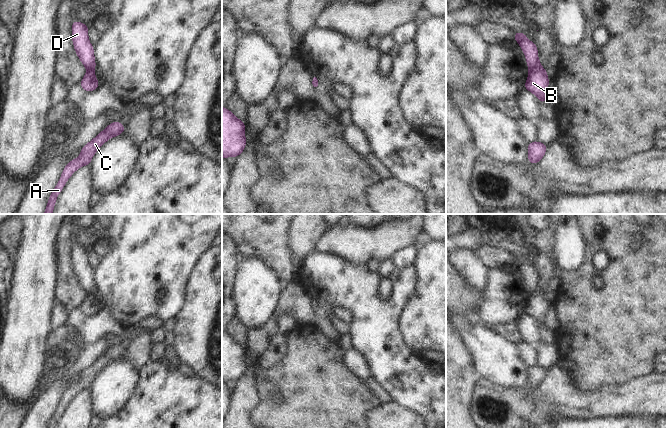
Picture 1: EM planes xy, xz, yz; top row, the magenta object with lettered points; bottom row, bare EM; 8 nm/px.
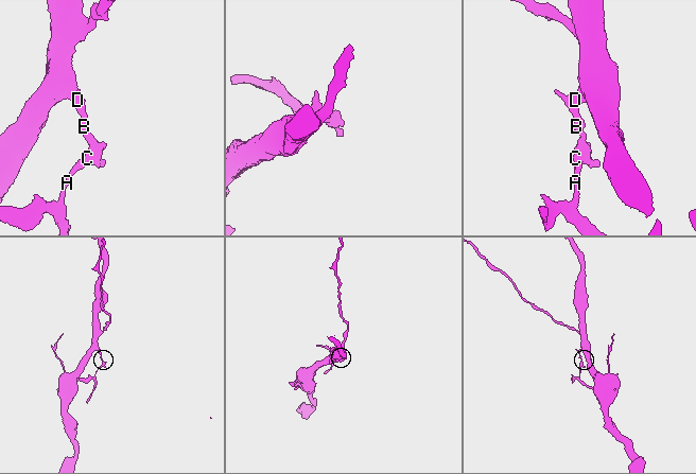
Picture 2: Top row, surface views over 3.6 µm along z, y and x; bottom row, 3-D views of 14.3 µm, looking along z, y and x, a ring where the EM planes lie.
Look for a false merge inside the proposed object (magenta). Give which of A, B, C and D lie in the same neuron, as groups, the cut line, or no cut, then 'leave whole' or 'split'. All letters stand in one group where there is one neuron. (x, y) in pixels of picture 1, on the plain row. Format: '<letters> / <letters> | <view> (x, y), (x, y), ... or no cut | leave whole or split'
A B C / D | yz (539, 288), (530, 294) | split

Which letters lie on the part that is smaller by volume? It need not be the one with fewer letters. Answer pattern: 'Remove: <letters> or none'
Remove: A, B, C

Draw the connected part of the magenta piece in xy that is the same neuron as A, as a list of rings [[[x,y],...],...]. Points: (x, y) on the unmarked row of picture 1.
[[[115,345],[107,350],[105,354],[100,356],[92,365],[81,372],[81,379],[77,383],[70,385],[64,392],[63,397],[51,417],[48,428],[55,428],[57,420],[61,417],[64,409],[69,401],[81,390],[90,388],[92,381],[100,370],[102,370],[108,363],[122,358],[126,351],[120,345]]]

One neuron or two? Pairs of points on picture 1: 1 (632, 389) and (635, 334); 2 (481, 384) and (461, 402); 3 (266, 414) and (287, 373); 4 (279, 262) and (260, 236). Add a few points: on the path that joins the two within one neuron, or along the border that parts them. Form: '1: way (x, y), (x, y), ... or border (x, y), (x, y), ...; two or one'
1: border (654, 371), (622, 383), (610, 384); two
2: border (478, 378), (470, 403), (471, 413); two
3: way (266, 404), (266, 393), (277, 382); one
4: way (277, 256), (266, 242); one

